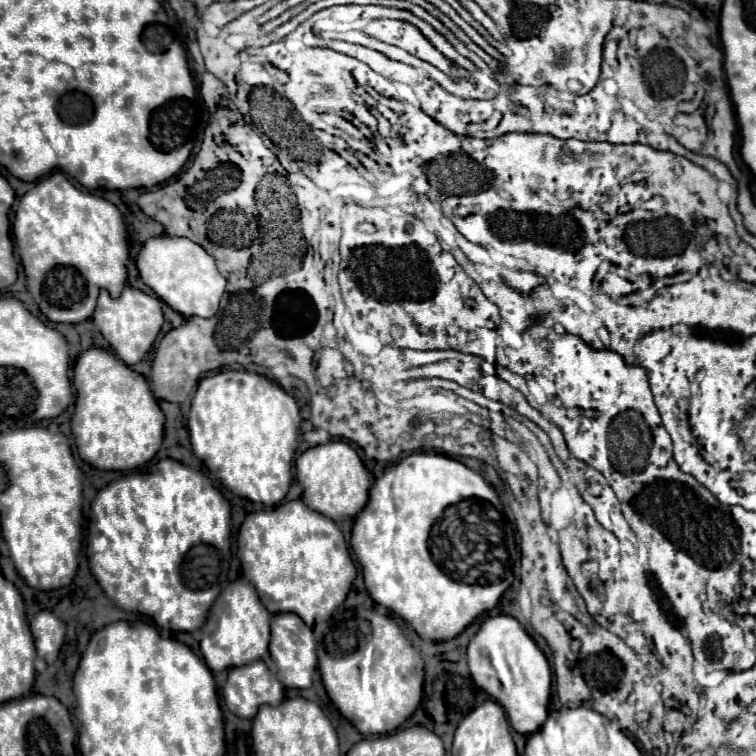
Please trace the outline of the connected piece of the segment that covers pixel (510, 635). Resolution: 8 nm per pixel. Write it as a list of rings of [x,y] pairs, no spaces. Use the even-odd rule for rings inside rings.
[[[495,615],[485,619],[467,645],[467,663],[475,685],[505,709],[517,733],[531,735],[545,723],[549,715],[552,671],[545,655],[515,617]]]

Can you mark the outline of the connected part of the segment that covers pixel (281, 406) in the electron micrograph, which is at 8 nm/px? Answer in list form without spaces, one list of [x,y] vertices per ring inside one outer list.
[[[221,371],[201,379],[187,419],[193,453],[205,463],[205,467],[209,461],[209,473],[235,495],[263,505],[279,504],[289,491],[293,481],[291,467],[297,451],[299,423],[301,417],[295,399],[279,383],[249,371]]]

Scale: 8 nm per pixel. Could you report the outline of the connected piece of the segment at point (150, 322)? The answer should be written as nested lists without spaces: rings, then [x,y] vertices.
[[[125,285],[121,295],[117,299],[109,297],[105,289],[101,289],[97,299],[97,309],[93,313],[93,323],[101,331],[101,335],[109,341],[117,357],[127,363],[135,365],[143,359],[143,355],[151,349],[153,341],[157,339],[161,325],[163,325],[163,313],[161,313],[161,301],[157,297],[151,297],[131,285]]]

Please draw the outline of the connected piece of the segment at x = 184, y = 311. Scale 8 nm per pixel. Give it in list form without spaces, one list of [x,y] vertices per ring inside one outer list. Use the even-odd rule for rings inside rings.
[[[151,237],[141,247],[135,265],[153,293],[183,317],[213,317],[225,293],[225,279],[215,267],[215,259],[197,243],[185,237]]]

